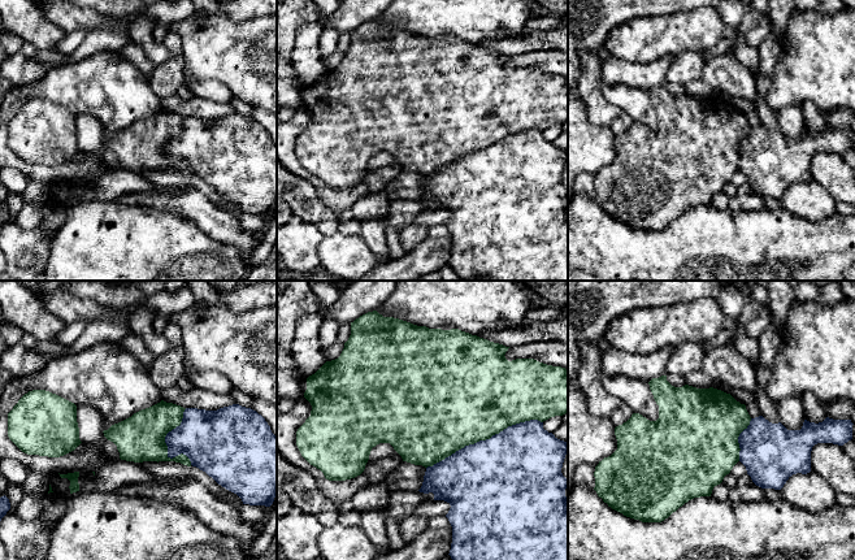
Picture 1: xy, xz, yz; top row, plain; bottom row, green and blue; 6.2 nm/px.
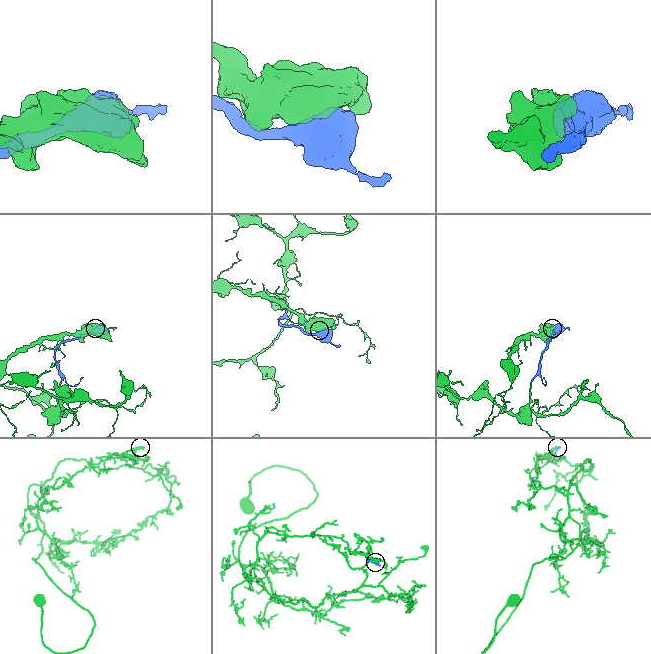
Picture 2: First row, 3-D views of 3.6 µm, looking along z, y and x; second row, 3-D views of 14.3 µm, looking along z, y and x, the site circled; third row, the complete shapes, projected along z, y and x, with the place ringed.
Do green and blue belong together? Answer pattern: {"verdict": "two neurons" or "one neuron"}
{"verdict": "one neuron"}

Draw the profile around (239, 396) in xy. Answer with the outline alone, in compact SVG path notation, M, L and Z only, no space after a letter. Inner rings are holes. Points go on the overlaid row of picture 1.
M234 387L229 396L231 396L235 400L235 404L252 409L252 398L244 394L243 391Z

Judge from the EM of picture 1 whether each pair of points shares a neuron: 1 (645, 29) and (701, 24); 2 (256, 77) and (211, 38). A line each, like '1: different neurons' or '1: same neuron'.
1: same neuron
2: same neuron

